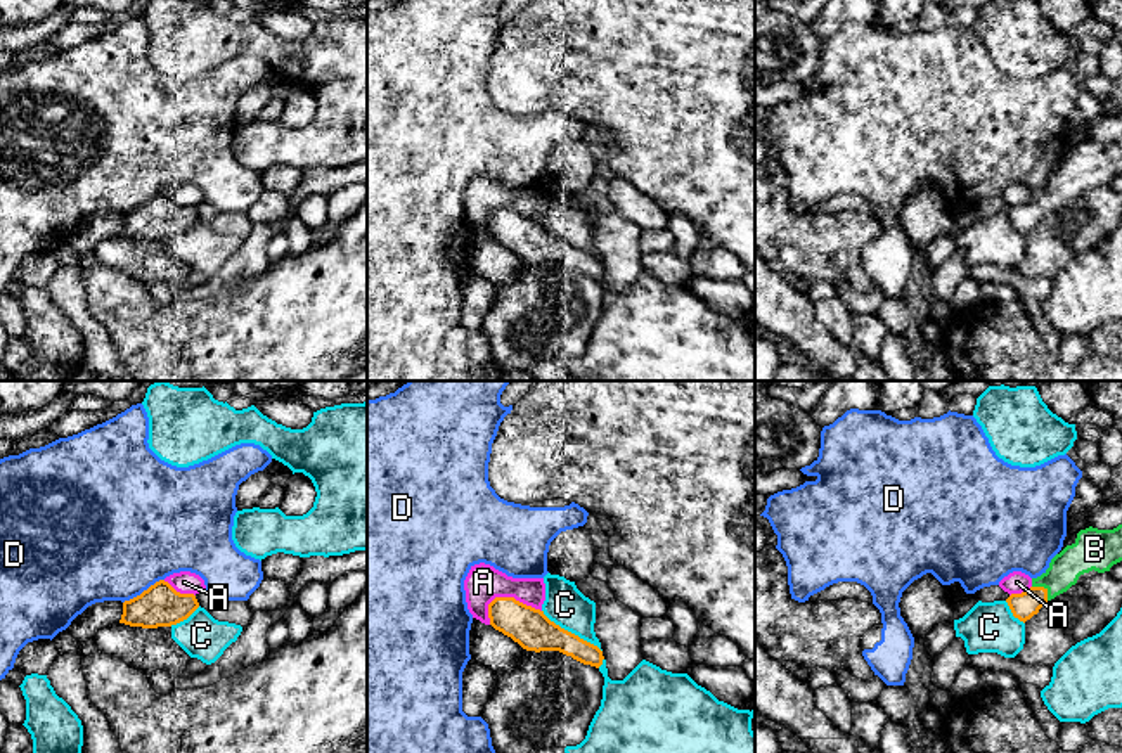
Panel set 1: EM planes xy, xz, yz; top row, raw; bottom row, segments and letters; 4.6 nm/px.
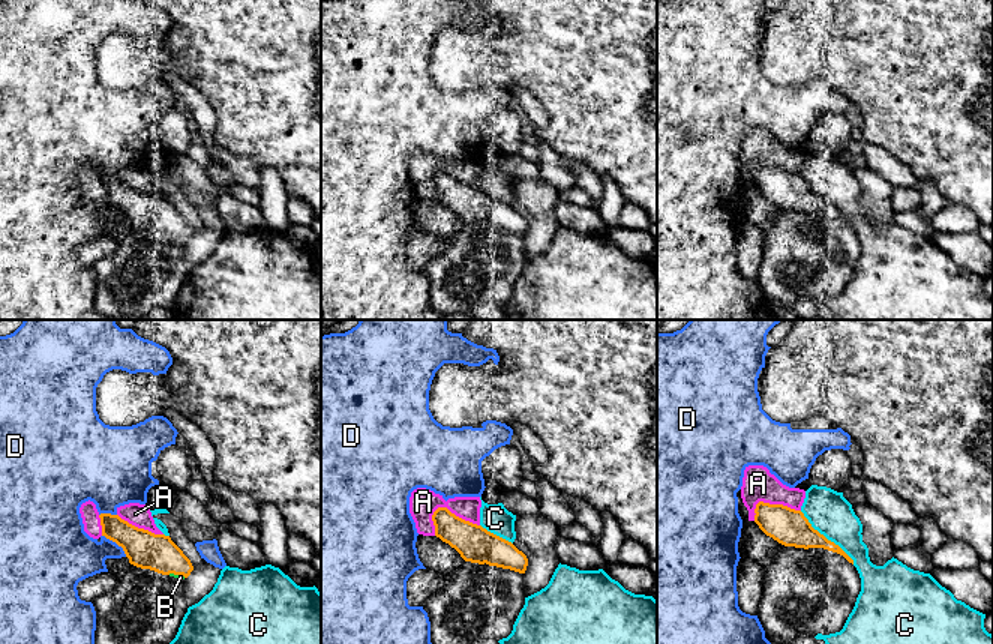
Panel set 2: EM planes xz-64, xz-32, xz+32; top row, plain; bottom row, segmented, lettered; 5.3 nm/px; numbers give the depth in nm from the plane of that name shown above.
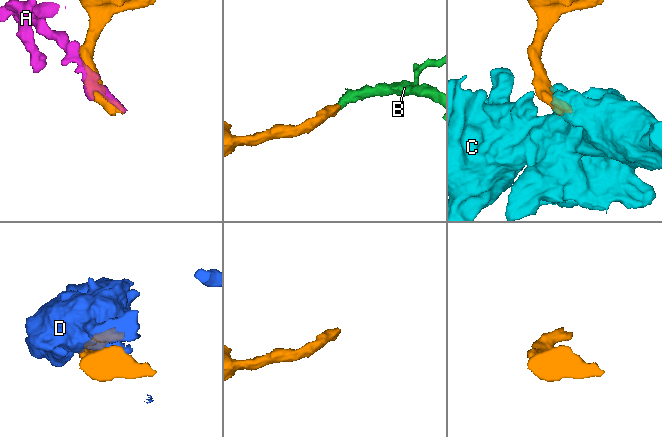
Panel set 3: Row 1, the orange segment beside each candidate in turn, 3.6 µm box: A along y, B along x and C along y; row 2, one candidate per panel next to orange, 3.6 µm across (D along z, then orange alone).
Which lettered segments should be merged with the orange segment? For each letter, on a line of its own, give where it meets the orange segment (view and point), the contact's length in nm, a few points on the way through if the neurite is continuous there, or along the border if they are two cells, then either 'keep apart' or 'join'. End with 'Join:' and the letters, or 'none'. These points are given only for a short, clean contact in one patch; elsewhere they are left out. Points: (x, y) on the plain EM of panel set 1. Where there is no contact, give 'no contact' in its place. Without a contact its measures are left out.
A: contact xz (513, 210); length 260 nm; keep apart
B: contact yz (1044, 201); length 100 nm; join
C: contact xz (570, 244); length 340 nm; keep apart
D: contact xy (144, 203); length 220 nm; keep apart
Join: B

